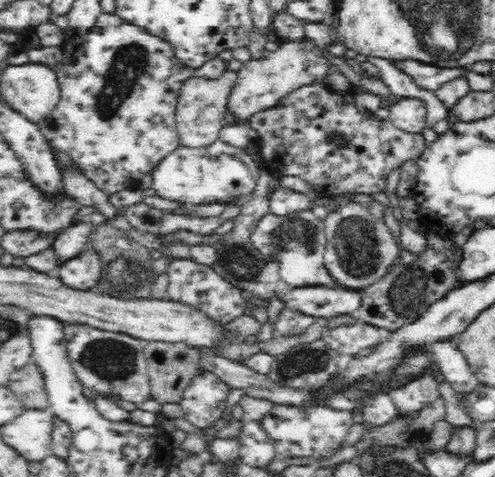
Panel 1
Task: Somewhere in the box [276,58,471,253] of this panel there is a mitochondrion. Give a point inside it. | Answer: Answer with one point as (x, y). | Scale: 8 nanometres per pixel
(339, 143)

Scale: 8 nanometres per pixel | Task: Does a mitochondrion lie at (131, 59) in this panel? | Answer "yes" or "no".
yes

